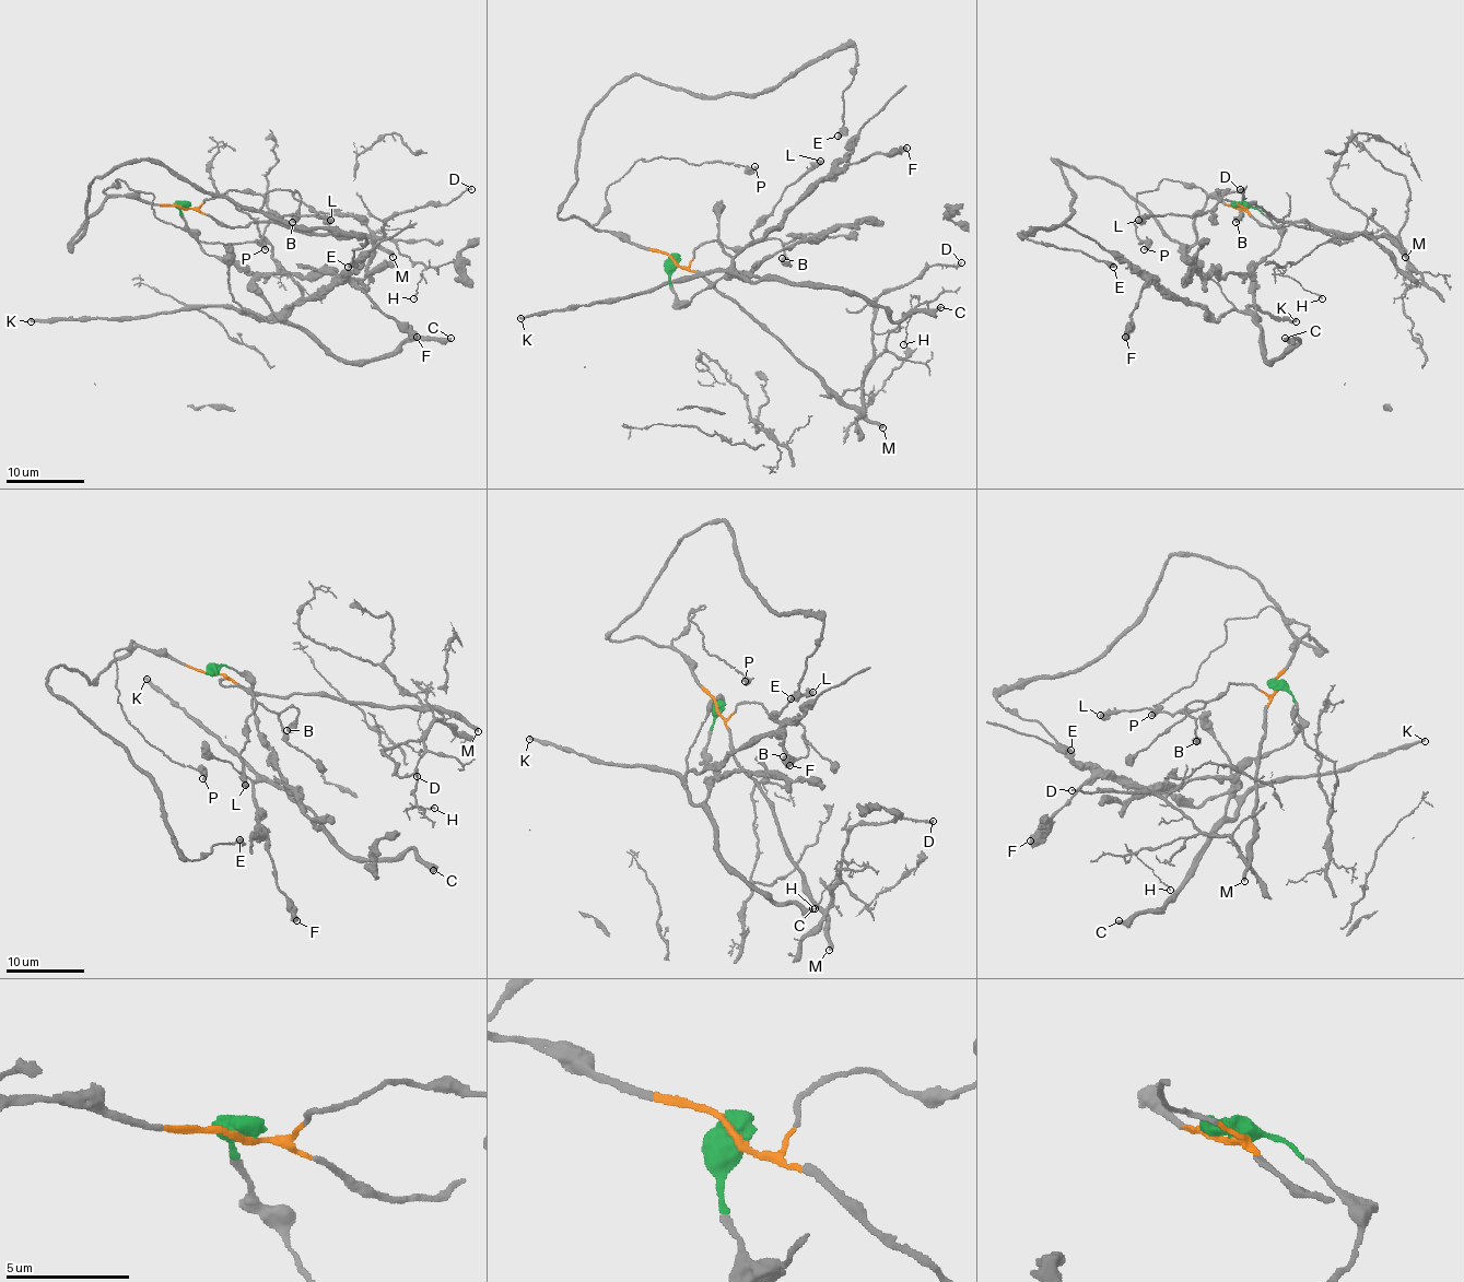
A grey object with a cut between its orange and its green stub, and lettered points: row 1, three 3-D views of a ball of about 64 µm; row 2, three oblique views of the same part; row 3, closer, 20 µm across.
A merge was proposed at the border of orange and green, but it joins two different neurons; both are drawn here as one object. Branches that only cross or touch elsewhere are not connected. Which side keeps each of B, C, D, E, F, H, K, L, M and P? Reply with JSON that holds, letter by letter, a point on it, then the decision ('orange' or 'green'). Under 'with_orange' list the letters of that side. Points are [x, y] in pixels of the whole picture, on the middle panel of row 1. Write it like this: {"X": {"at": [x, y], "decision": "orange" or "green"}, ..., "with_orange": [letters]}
{"B": {"at": [782, 258], "decision": "orange"}, "C": {"at": [940, 307], "decision": "green"}, "D": {"at": [961, 262], "decision": "orange"}, "E": {"at": [838, 136], "decision": "orange"}, "F": {"at": [906, 148], "decision": "green"}, "H": {"at": [903, 344], "decision": "orange"}, "K": {"at": [520, 318], "decision": "green"}, "L": {"at": [820, 161], "decision": "orange"}, "M": {"at": [882, 427], "decision": "orange"}, "P": {"at": [754, 166], "decision": "orange"}, "with_orange": ["B", "D", "E", "H", "L", "M", "P"]}

